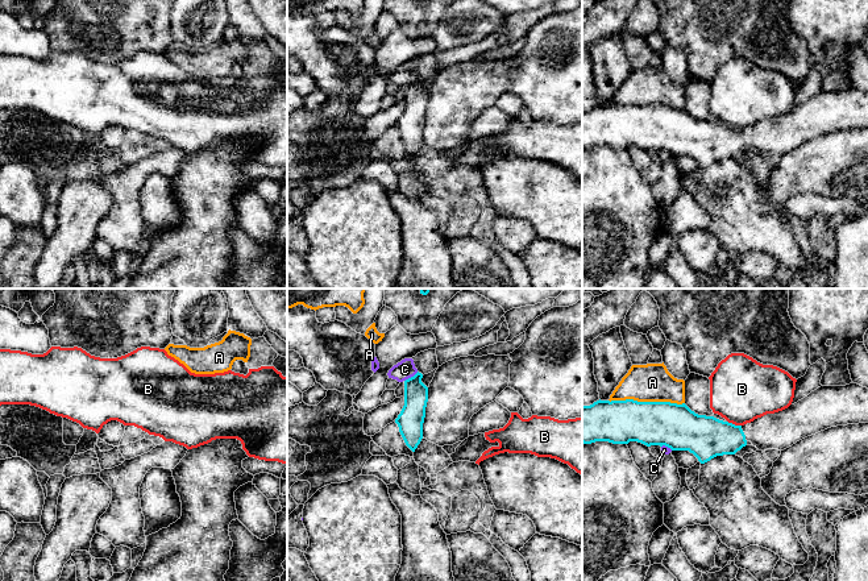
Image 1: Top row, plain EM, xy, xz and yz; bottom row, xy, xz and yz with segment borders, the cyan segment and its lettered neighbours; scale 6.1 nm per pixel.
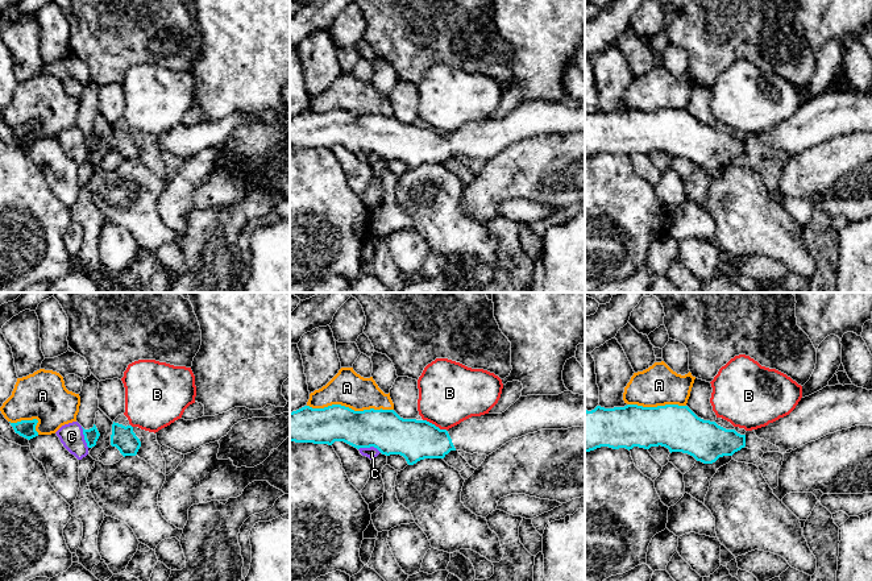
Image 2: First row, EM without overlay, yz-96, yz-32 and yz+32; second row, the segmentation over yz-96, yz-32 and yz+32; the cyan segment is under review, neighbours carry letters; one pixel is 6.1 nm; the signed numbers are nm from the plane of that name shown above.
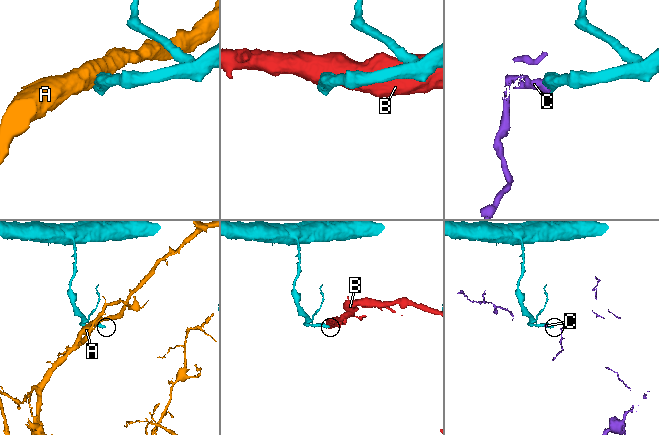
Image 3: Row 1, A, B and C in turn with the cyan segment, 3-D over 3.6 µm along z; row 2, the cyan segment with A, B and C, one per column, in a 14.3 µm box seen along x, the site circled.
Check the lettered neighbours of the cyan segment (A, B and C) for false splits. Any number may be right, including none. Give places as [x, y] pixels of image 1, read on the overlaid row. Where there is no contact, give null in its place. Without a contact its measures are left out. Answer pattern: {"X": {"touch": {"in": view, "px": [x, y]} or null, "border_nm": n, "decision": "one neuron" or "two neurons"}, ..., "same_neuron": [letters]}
{"A": {"touch": {"in": "yz", "px": [647, 402]}, "border_nm": 460, "decision": "two neurons"}, "B": {"touch": {"in": "yz", "px": [734, 424]}, "border_nm": 90, "decision": "two neurons"}, "C": {"touch": {"in": "xz", "px": [411, 377]}, "border_nm": 110, "decision": "two neurons"}, "same_neuron": []}

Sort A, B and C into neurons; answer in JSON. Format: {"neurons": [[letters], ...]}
{"neurons": [["A"], ["B"], ["C"]]}

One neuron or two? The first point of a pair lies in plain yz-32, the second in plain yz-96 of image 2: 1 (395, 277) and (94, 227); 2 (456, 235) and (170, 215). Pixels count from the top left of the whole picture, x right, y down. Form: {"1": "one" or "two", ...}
{"1": "one", "2": "two"}

